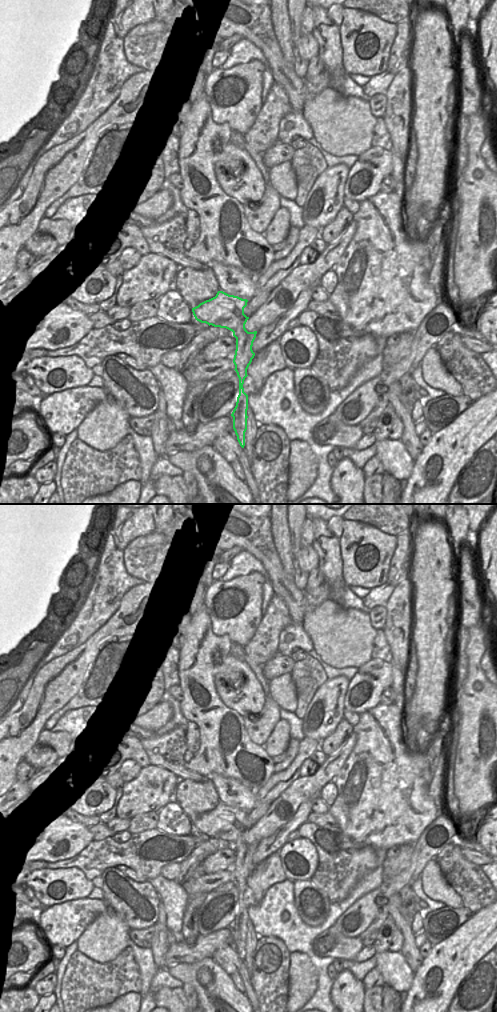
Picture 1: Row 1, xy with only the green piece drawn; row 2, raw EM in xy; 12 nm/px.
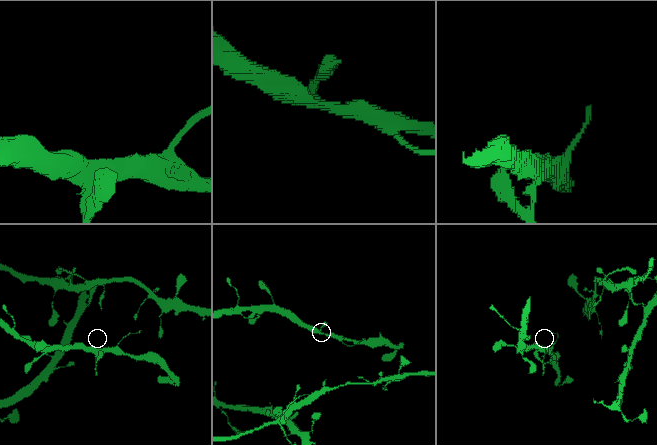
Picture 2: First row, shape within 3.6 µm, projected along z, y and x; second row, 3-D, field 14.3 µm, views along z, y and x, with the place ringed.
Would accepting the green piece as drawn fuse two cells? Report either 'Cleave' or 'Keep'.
Keep

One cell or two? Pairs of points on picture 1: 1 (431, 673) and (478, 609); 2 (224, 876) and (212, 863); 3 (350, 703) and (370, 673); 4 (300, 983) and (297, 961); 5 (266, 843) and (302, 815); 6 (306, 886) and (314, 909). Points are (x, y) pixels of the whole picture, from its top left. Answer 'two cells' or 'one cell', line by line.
1: two cells
2: two cells
3: one cell
4: one cell
5: one cell
6: one cell

